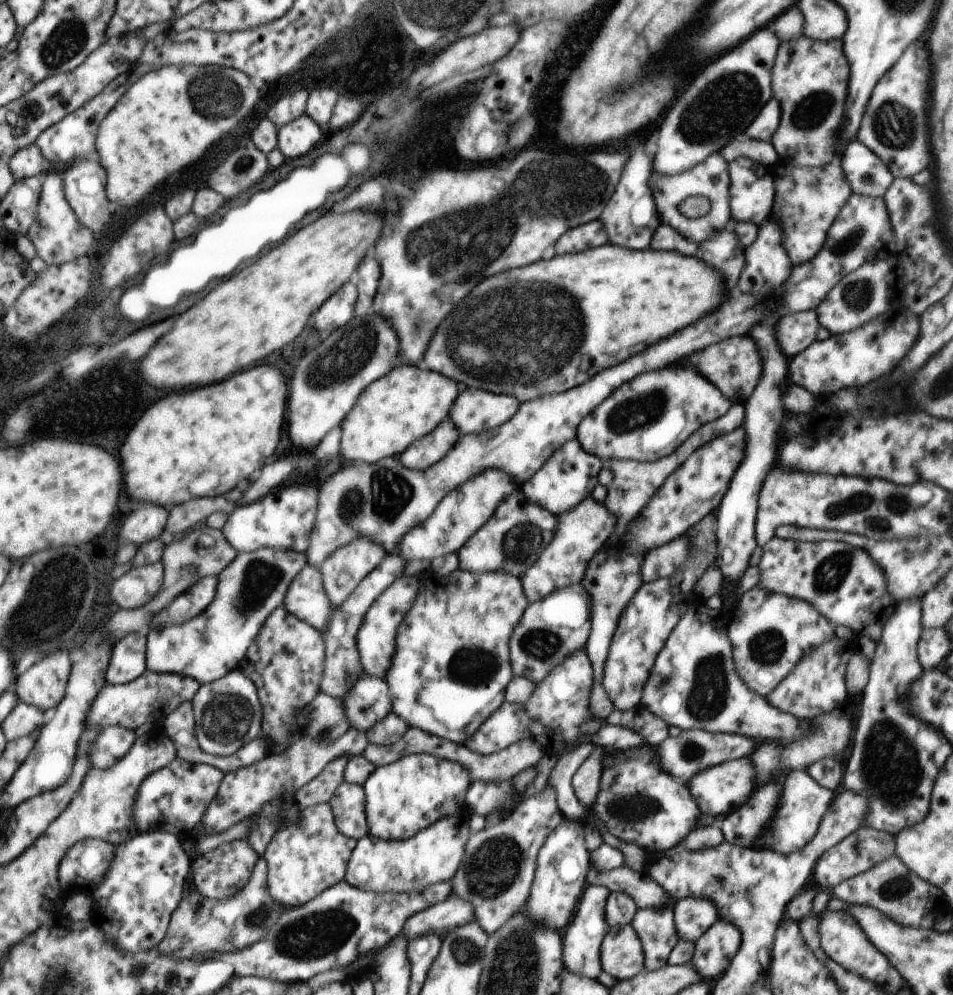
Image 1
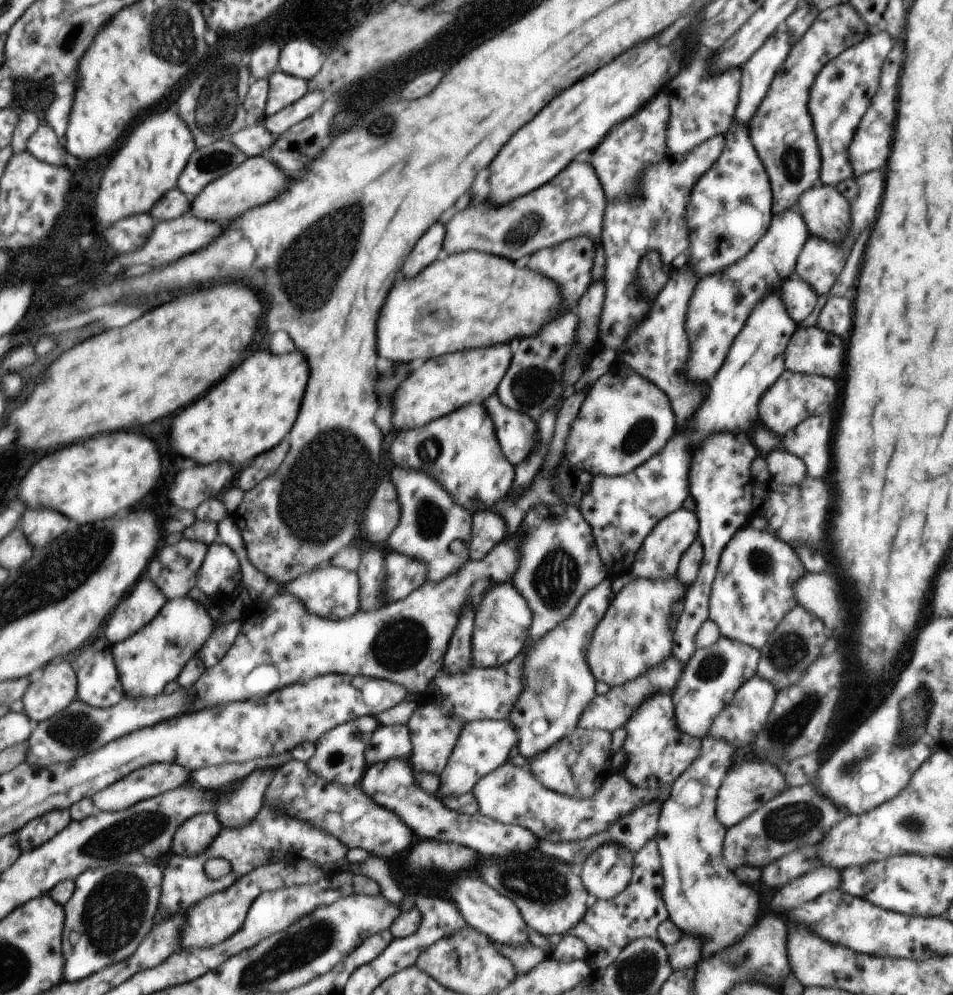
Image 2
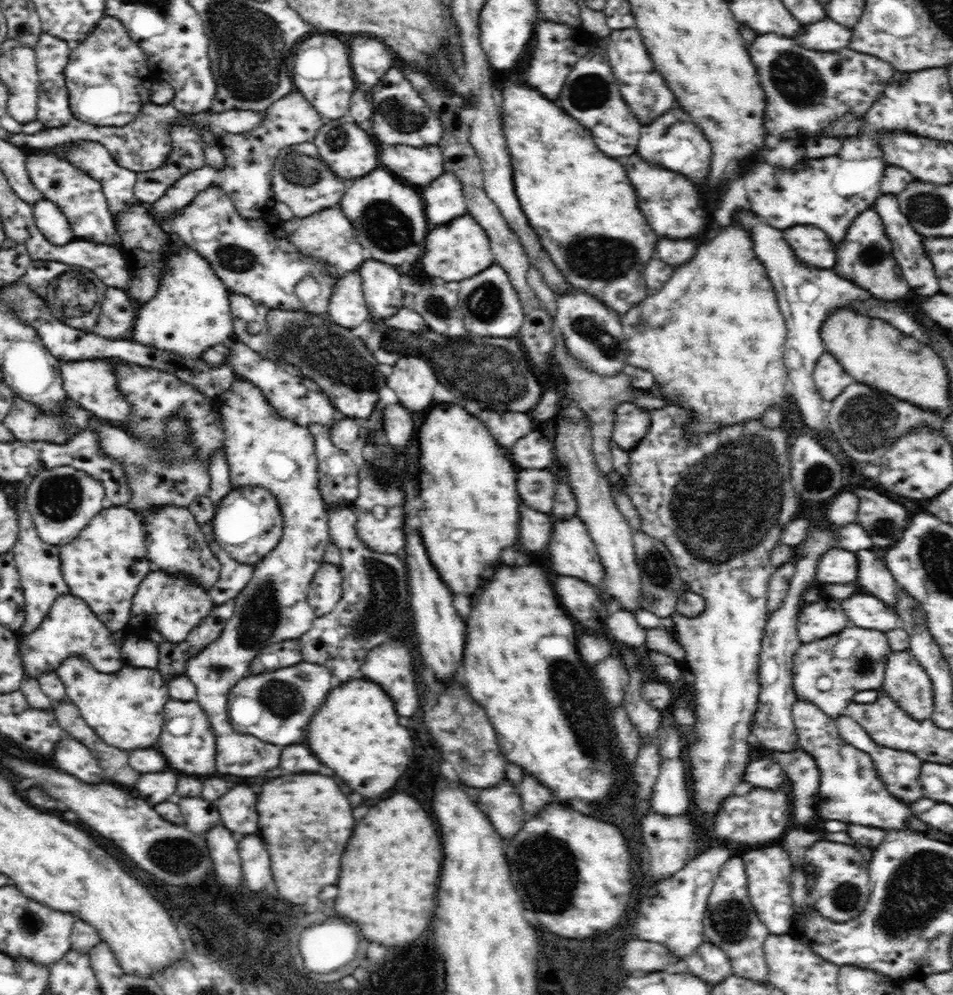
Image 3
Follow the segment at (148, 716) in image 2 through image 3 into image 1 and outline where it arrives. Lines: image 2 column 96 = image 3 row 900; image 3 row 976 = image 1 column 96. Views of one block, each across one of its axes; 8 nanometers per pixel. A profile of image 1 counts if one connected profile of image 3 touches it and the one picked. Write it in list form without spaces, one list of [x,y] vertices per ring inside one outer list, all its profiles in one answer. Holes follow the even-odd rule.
[[[114,725],[101,730],[91,747],[91,763],[96,769],[109,769],[129,754],[136,742],[133,730]]]

